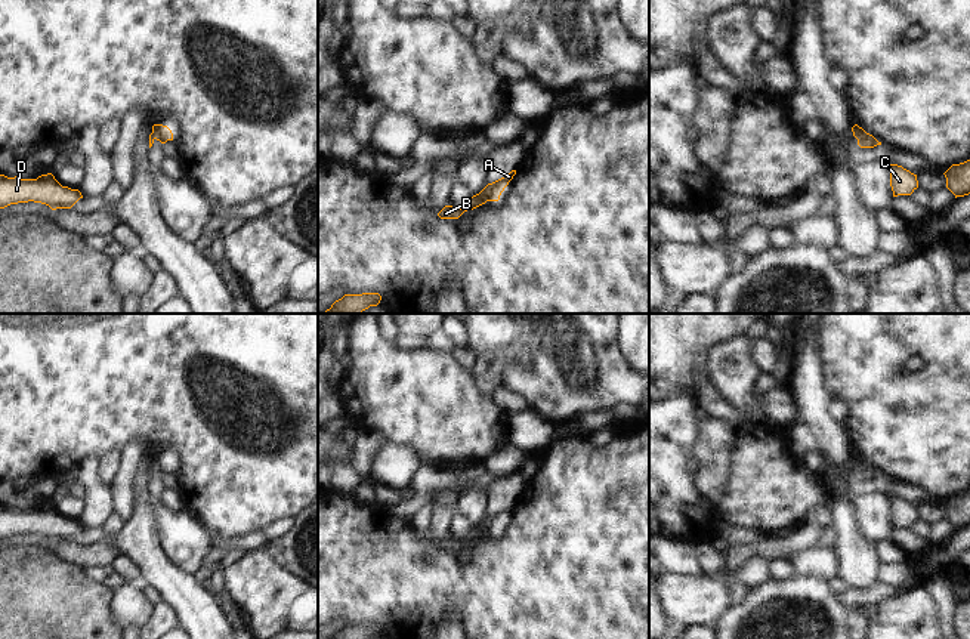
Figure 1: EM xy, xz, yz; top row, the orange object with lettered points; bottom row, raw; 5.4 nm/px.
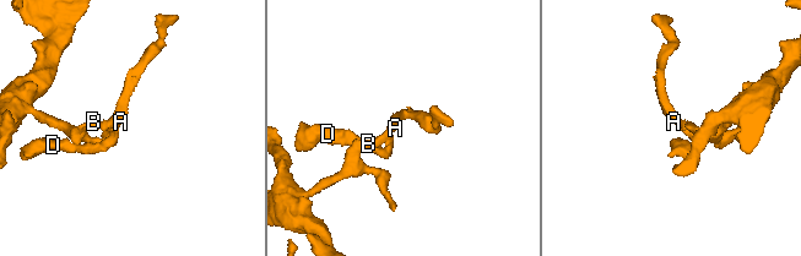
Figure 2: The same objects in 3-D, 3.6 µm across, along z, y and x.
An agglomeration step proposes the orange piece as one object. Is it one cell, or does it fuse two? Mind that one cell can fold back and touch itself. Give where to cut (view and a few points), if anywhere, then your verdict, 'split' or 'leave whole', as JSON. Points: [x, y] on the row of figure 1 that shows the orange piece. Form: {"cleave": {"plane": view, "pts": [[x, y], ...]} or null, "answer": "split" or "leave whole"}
{"cleave": {"plane": "xz", "pts": [[484, 188], [488, 200]]}, "answer": "split"}

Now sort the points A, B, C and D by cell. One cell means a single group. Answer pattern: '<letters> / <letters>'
A C D / B

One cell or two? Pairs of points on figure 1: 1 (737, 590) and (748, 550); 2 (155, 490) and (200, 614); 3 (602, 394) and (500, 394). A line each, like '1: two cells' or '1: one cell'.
1: one cell
2: two cells
3: two cells

